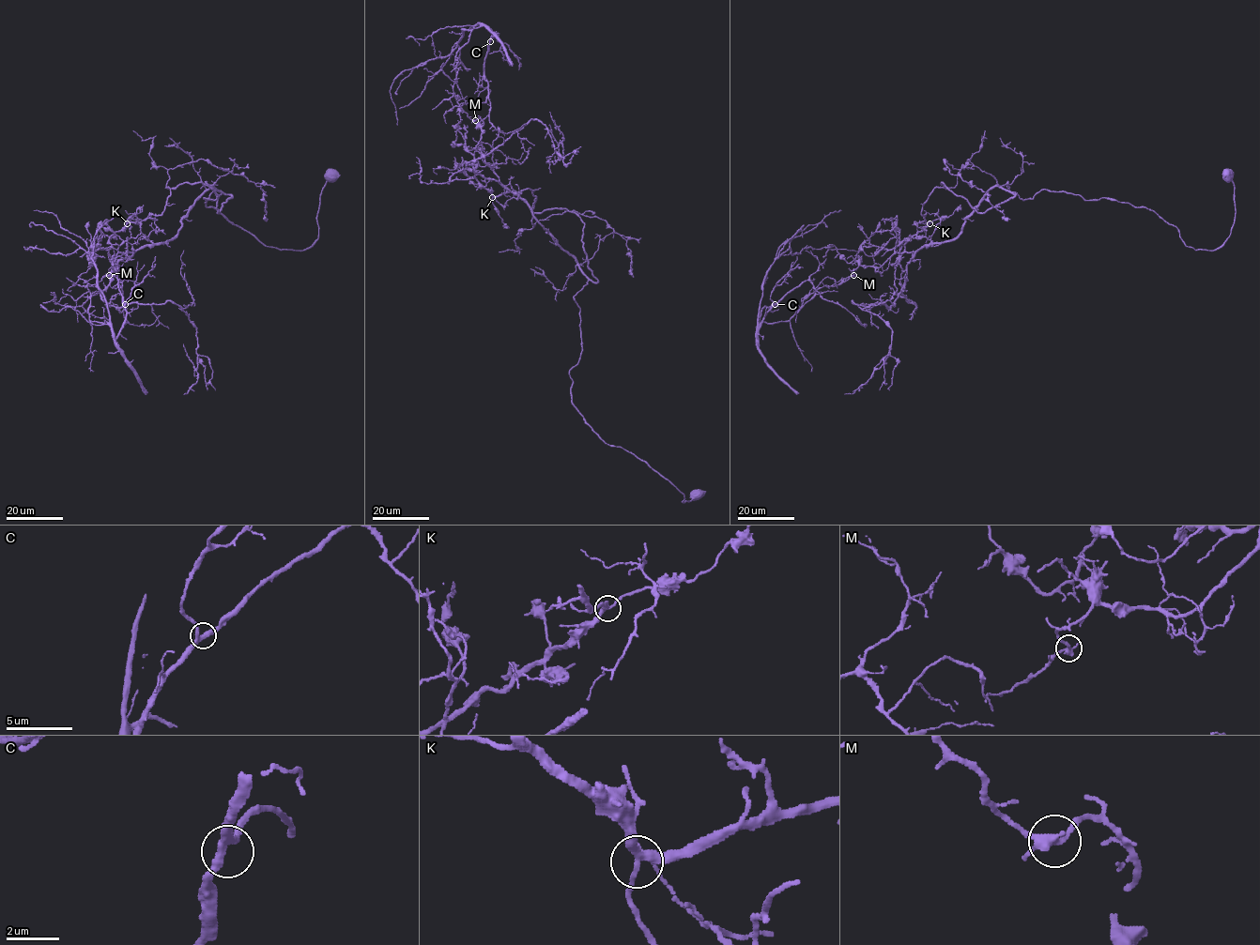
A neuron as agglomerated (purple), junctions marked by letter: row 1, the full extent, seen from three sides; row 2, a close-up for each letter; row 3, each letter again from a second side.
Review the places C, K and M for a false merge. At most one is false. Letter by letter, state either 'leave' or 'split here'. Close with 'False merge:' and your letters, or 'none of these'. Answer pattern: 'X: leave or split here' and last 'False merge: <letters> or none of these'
C: leave
K: leave
M: split here
False merge: M

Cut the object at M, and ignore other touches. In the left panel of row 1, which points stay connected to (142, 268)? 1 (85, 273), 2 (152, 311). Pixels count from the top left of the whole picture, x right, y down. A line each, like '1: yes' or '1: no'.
1: no
2: no

